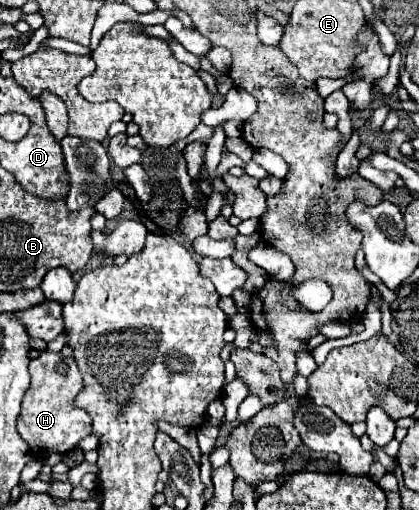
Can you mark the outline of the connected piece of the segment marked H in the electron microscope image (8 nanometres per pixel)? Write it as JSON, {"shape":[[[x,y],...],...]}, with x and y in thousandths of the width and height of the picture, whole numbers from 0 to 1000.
{"shape":[[[103,688],[88,704],[69,712],[74,759],[55,775],[50,814],[41,822],[41,841],[50,861],[74,876],[88,900],[112,888],[160,888],[184,876],[193,861],[217,853],[217,818],[208,806],[179,794],[189,763],[198,763],[193,731],[174,700],[146,700],[146,692]]]}

